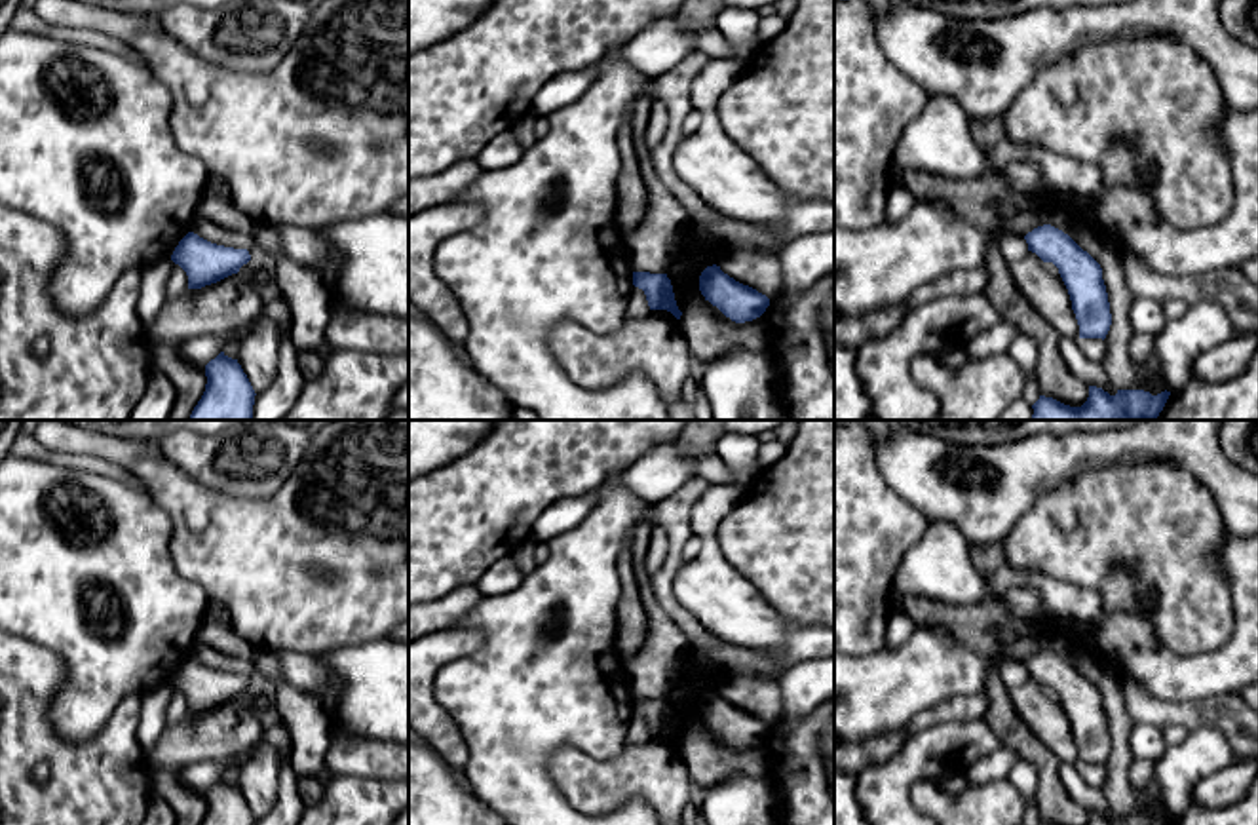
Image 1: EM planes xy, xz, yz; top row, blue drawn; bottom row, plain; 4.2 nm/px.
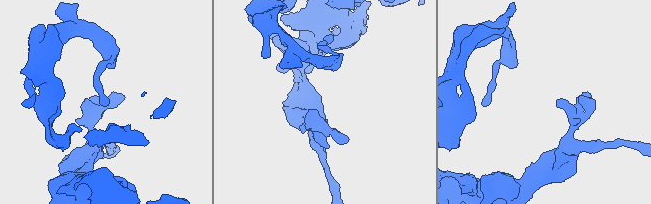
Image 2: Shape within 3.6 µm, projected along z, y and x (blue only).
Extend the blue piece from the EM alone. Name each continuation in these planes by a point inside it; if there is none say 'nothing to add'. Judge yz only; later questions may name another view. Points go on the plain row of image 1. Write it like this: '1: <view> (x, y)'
nothing to add

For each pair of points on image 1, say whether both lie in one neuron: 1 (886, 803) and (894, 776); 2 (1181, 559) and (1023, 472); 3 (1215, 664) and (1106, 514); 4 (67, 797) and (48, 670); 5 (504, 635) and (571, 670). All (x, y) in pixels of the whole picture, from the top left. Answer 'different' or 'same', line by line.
1: same
2: different
3: different
4: same
5: same

